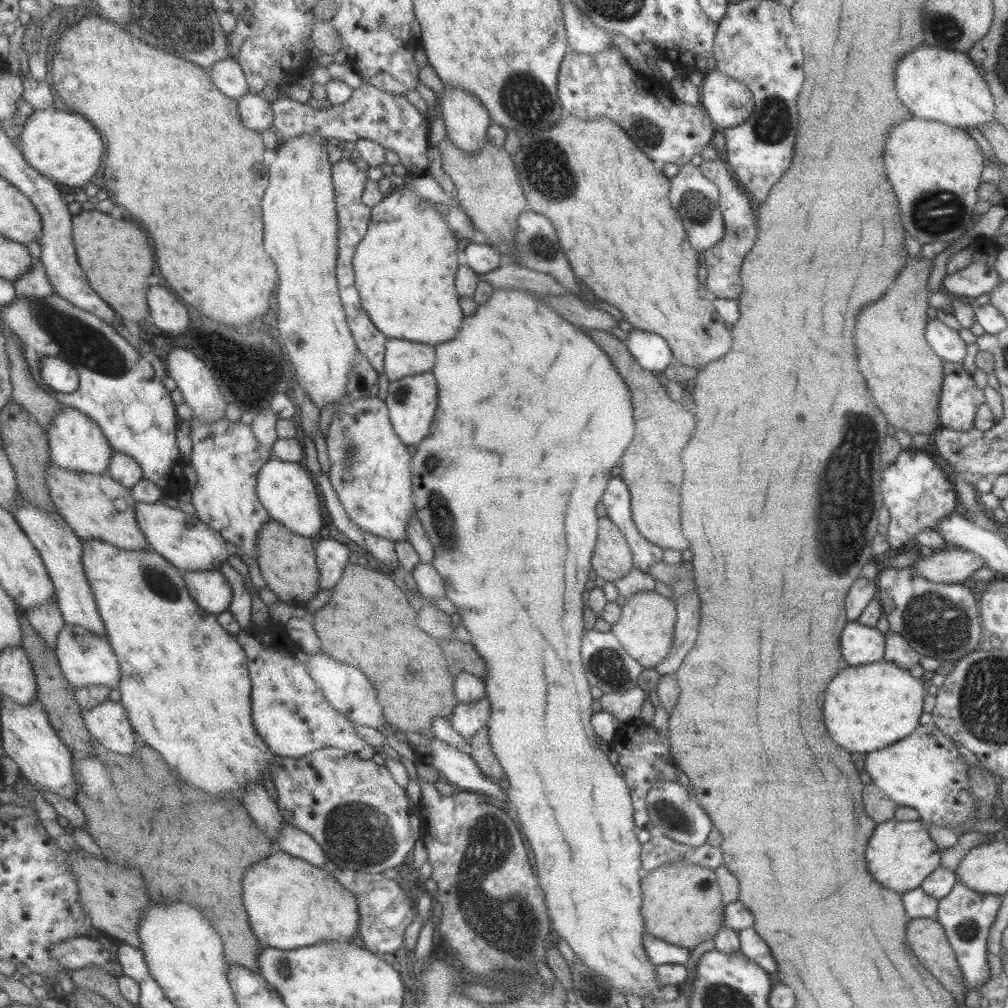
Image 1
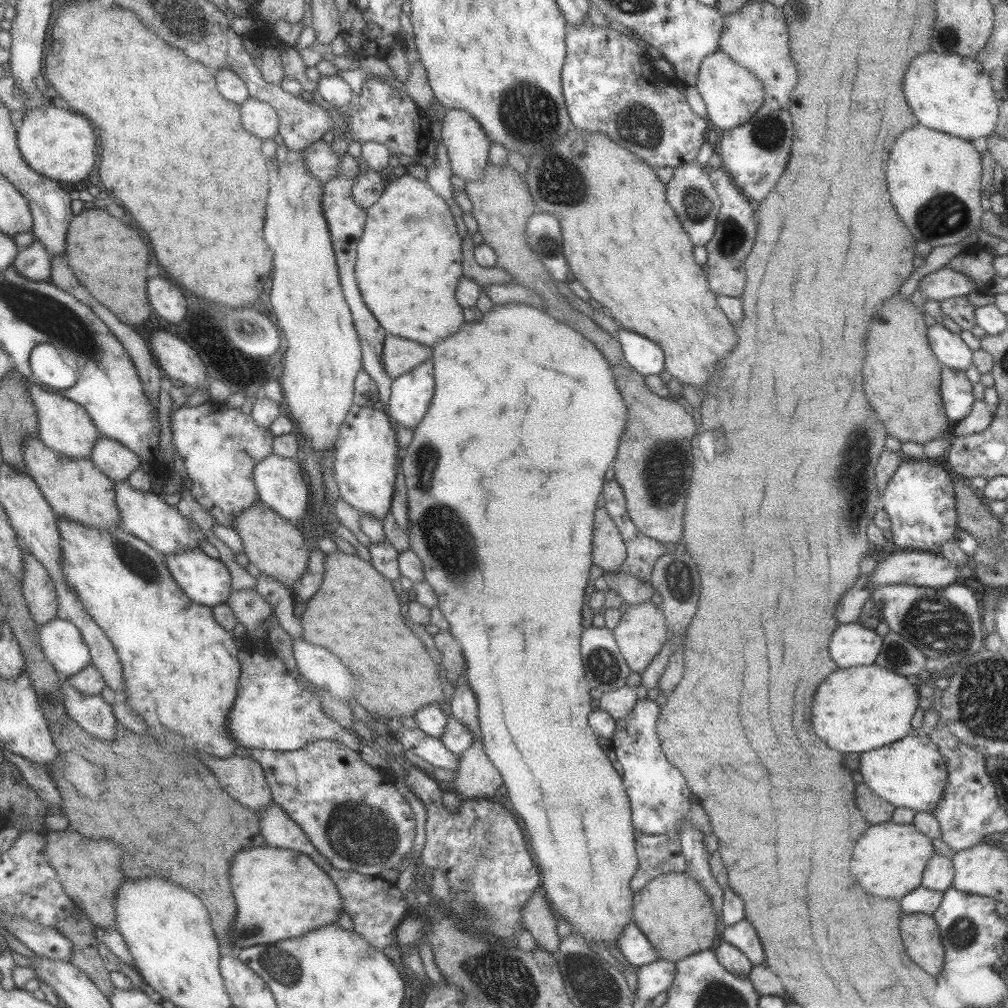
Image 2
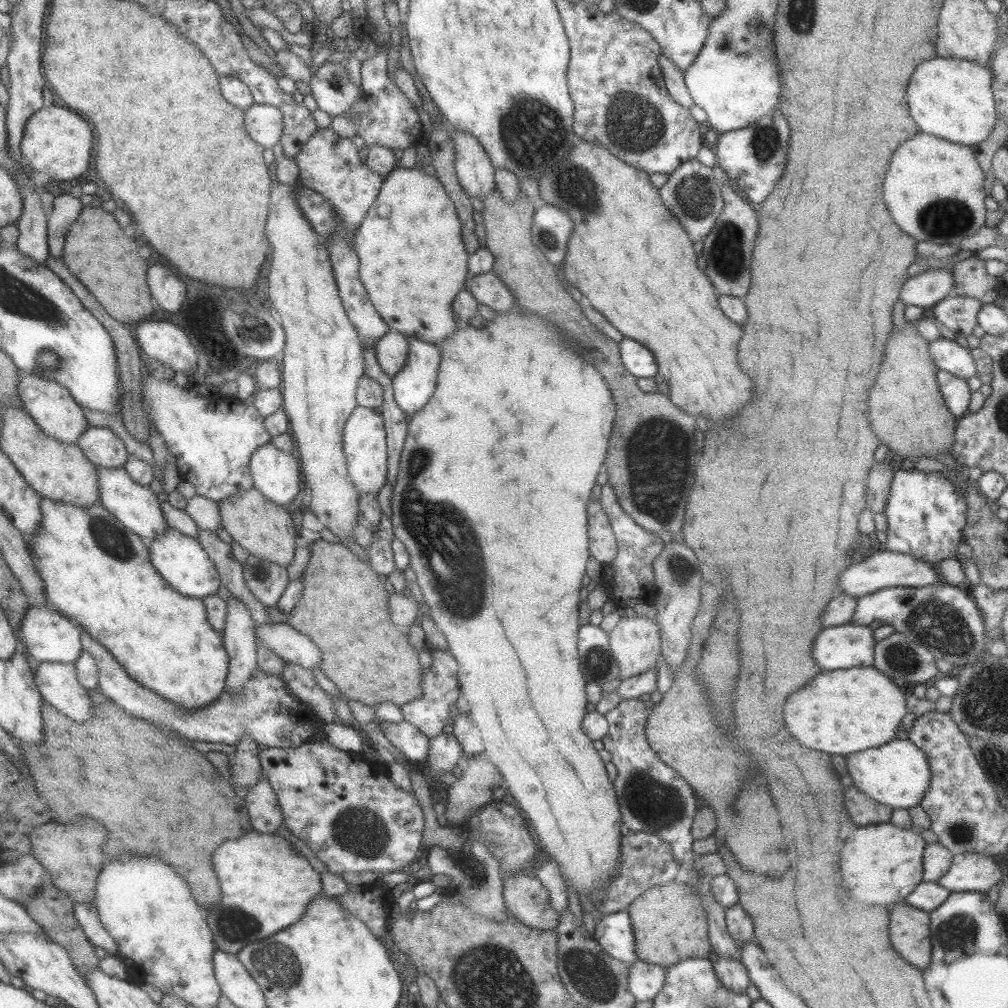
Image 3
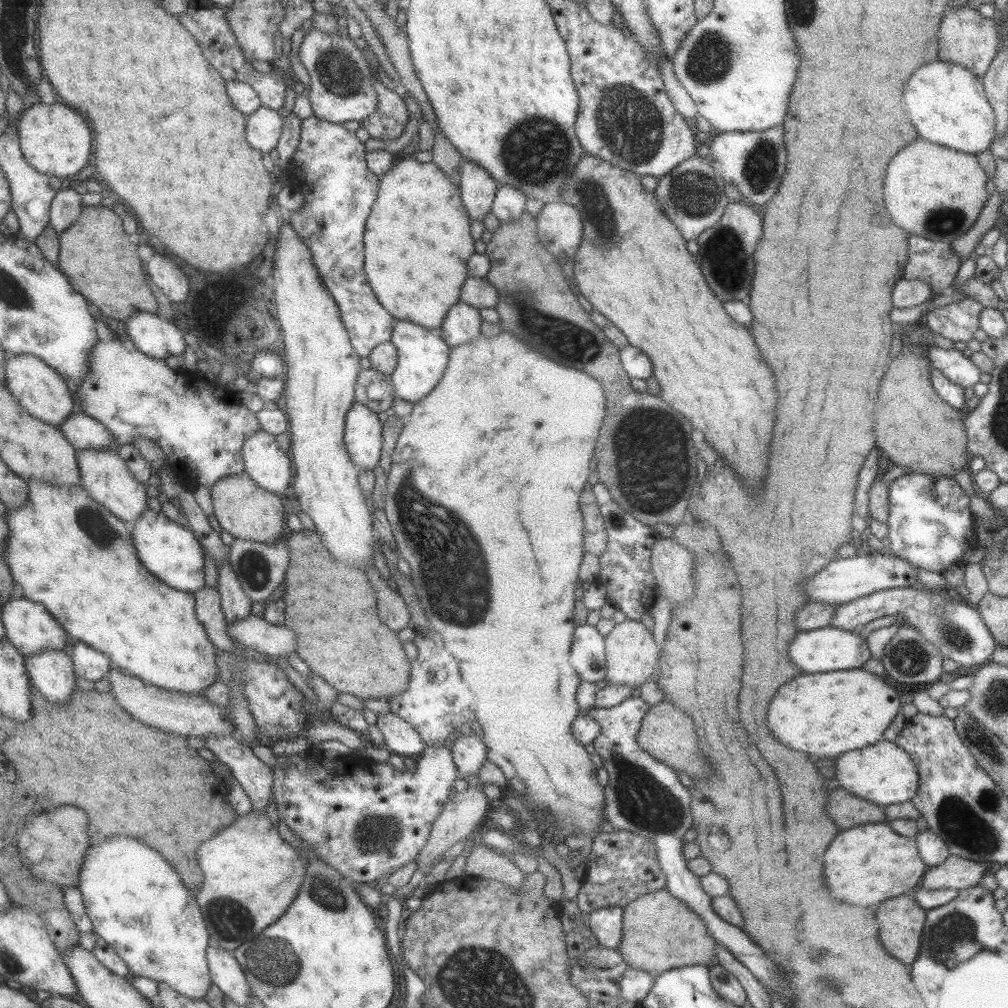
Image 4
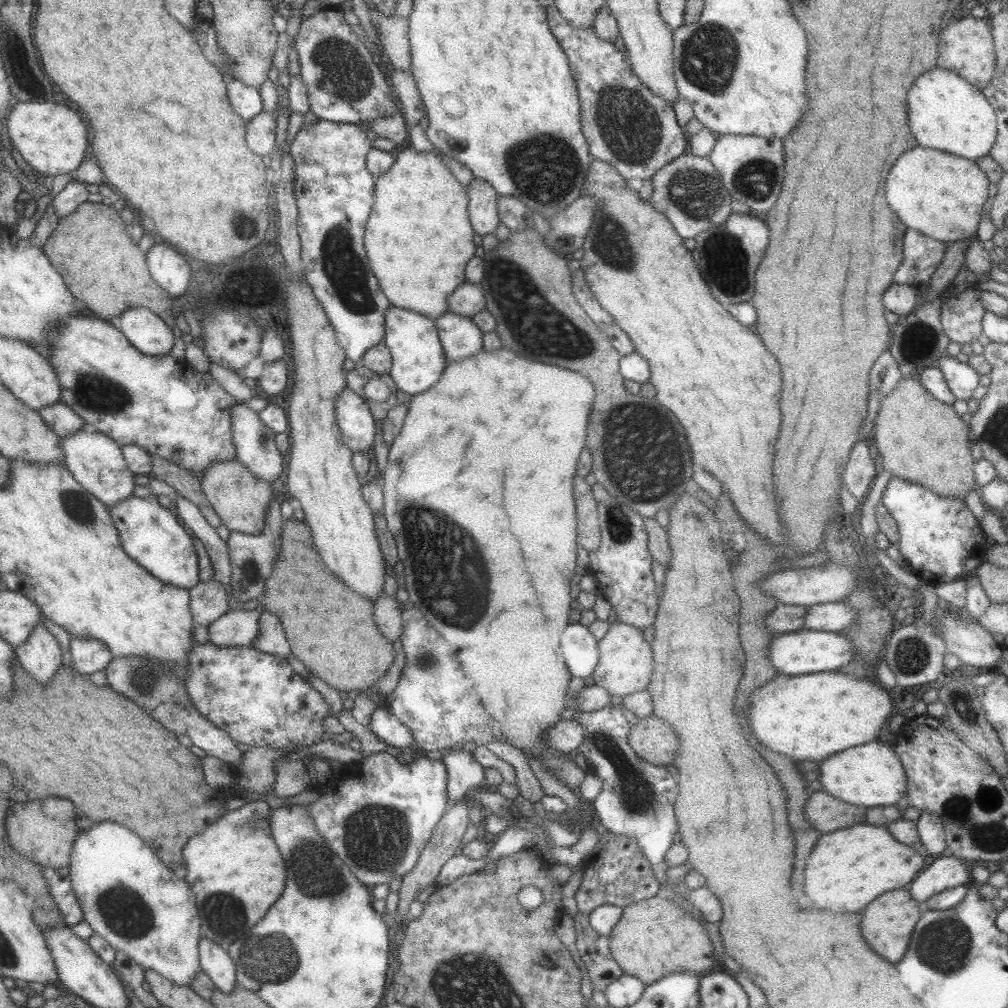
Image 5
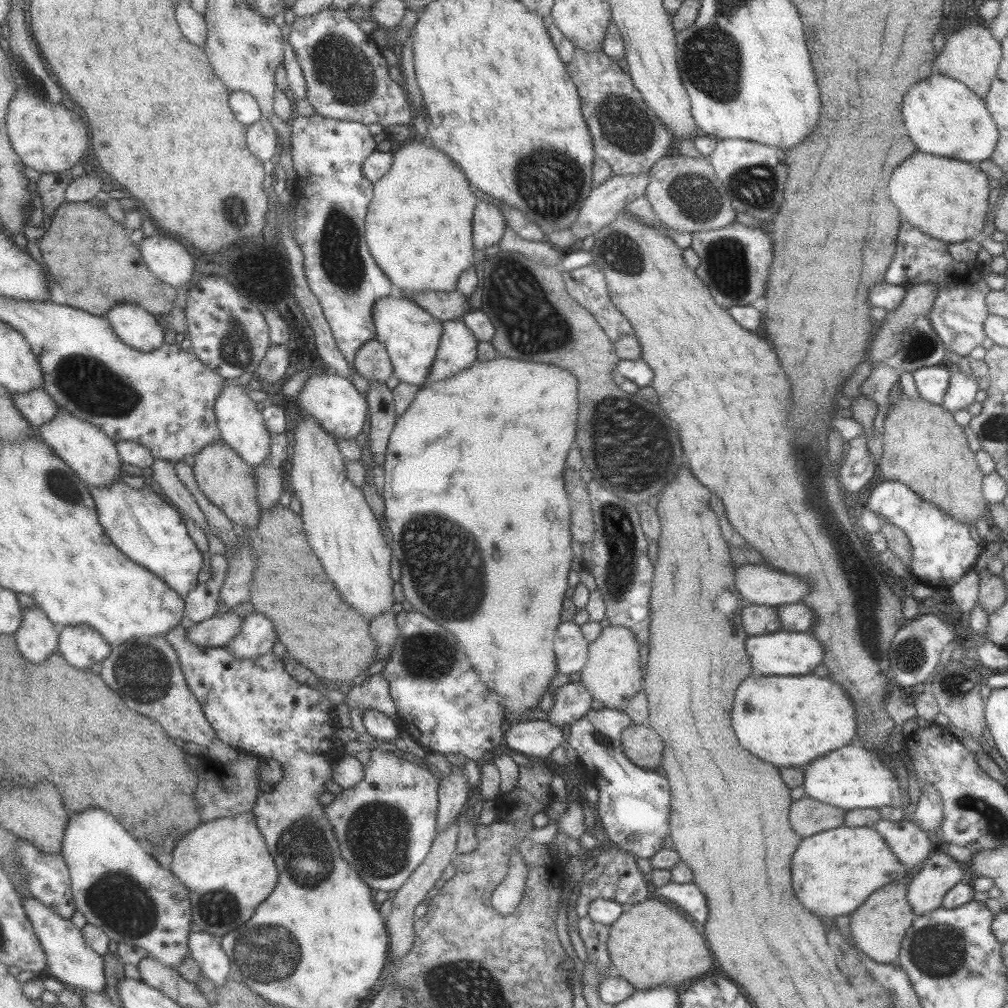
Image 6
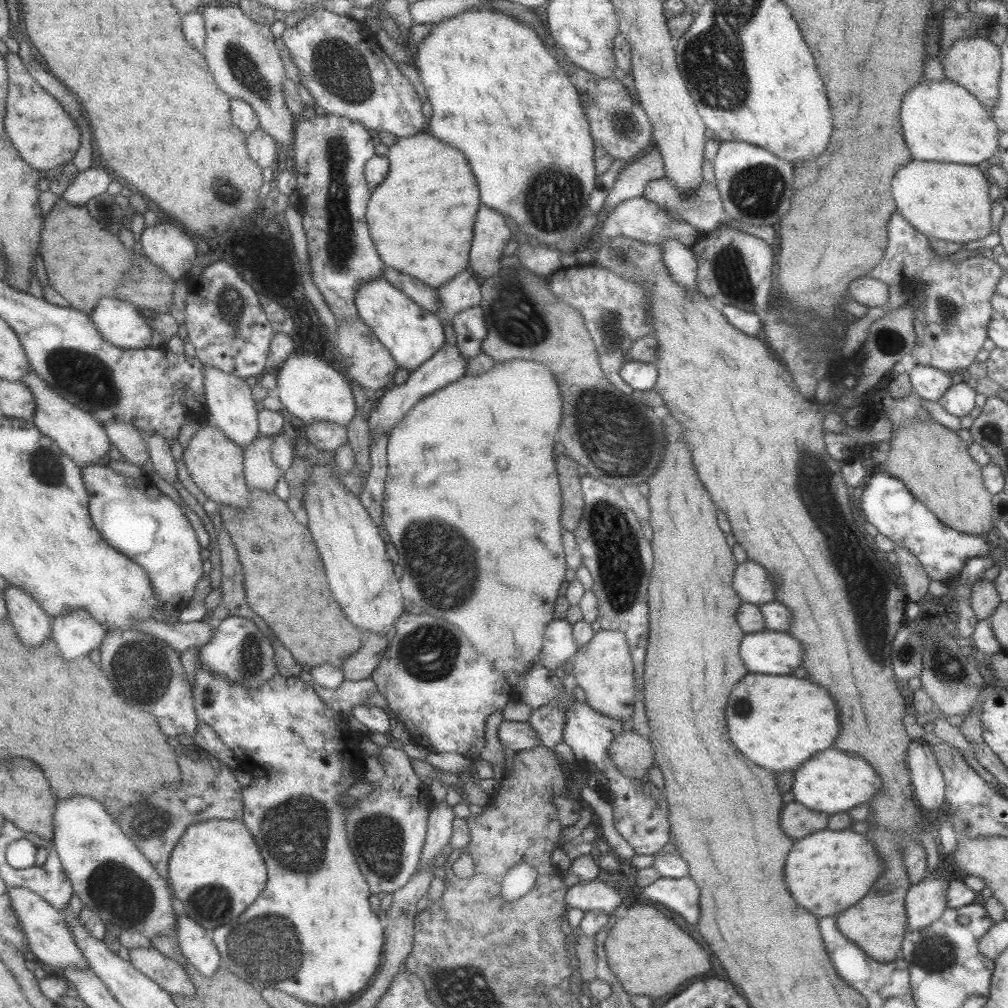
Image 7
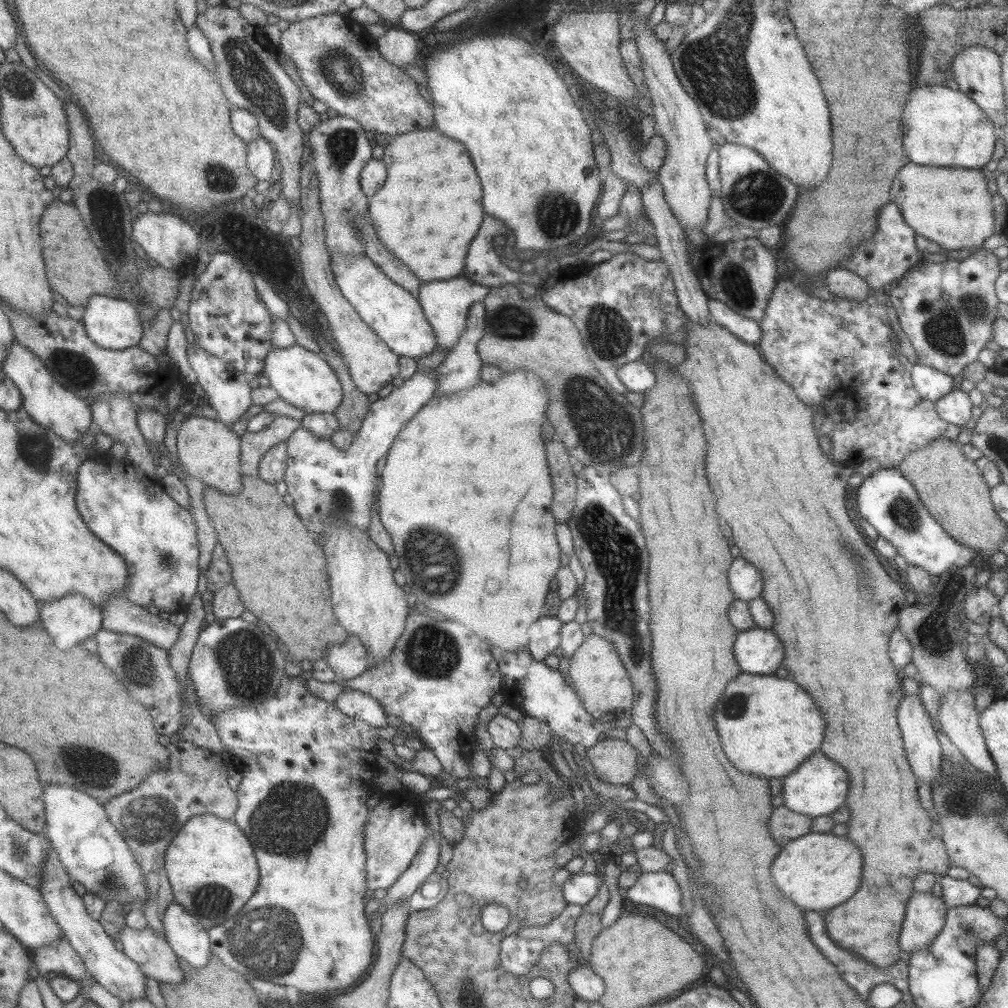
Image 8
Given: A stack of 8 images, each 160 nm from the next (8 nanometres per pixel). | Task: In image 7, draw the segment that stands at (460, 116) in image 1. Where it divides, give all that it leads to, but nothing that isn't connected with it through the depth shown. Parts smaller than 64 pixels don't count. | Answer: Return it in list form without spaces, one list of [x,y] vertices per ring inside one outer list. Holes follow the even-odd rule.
[[[480,204],[473,225],[473,244],[468,255],[468,268],[480,281],[499,273],[499,258],[511,238],[505,217]]]

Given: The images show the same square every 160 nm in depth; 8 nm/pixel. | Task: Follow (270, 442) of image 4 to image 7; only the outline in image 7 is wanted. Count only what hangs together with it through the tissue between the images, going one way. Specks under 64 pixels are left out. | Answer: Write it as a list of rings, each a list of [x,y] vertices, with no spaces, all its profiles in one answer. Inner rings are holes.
[[[202,364],[203,389],[206,412],[211,424],[223,431],[223,434],[241,448],[246,447],[250,440],[259,436],[257,408],[252,399],[251,389],[243,378],[231,376],[222,370]]]

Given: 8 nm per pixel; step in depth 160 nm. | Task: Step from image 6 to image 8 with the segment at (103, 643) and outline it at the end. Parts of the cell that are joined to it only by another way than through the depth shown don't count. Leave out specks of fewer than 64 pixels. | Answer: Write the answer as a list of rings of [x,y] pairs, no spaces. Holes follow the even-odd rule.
[[[71,593],[61,598],[47,602],[38,601],[39,621],[42,627],[50,635],[51,640],[65,650],[72,648],[77,643],[81,643],[85,638],[93,636],[97,630],[101,629],[100,607],[94,605],[91,600],[81,593]]]

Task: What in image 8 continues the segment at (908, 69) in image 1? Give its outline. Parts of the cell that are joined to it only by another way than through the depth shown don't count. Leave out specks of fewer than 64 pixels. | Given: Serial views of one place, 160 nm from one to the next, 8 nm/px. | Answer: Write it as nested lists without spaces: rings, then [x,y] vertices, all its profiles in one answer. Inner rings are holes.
[[[919,86],[913,88],[907,96],[907,102],[903,106],[903,146],[909,162],[923,164],[923,166],[937,167],[961,167],[969,169],[982,169],[993,154],[993,143],[999,135],[998,129],[987,120],[979,107],[967,98],[961,91],[953,91],[947,86]]]

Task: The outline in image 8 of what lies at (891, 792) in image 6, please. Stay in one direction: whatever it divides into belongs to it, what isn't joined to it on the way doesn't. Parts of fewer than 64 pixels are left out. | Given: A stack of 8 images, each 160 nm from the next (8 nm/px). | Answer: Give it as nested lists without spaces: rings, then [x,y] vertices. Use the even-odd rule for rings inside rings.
[[[823,754],[807,758],[791,774],[782,779],[781,796],[782,805],[791,812],[804,814],[815,818],[817,816],[830,815],[839,805],[843,804],[847,796],[847,774],[839,764],[827,760]]]

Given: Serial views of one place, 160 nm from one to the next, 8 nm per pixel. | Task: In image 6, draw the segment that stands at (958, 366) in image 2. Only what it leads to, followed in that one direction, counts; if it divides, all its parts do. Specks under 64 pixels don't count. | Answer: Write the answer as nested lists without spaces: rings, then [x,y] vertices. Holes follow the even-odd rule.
[[[950,372],[949,385],[945,396],[942,398],[942,408],[955,412],[955,410],[966,409],[978,392],[978,380],[971,376],[965,376],[961,372]]]

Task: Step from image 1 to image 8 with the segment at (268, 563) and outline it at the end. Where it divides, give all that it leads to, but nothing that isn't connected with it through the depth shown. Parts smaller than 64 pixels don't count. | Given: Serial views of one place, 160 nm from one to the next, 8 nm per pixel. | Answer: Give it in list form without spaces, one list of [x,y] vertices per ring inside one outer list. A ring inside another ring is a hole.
[[[185,415],[176,430],[176,455],[188,476],[222,493],[236,495],[241,488],[239,437],[214,416]]]

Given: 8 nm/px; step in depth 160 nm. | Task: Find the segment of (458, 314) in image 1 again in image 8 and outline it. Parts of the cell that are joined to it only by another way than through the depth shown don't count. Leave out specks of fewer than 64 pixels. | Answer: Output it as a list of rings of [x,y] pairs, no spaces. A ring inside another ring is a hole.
[[[429,127],[395,135],[382,150],[386,179],[367,202],[379,242],[420,282],[463,275],[467,246],[484,215],[479,178],[463,144]]]

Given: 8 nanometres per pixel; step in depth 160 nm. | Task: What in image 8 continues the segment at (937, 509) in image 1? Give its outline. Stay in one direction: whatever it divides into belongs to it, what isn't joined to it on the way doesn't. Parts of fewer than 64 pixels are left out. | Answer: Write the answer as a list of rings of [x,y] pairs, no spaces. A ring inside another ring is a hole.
[[[875,469],[853,491],[856,493],[859,516],[877,531],[879,537],[895,547],[896,554],[903,556],[907,565],[915,565],[930,575],[939,576],[952,566],[969,565],[971,558],[977,555],[970,548],[955,542],[941,528],[923,506],[911,482],[900,470]]]

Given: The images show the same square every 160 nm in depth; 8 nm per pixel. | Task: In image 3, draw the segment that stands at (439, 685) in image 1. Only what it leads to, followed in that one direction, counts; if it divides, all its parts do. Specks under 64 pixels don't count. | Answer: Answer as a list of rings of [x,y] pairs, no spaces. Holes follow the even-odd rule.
[[[318,539],[309,543],[307,550],[308,562],[300,575],[302,591],[297,604],[287,615],[286,622],[295,630],[309,636],[311,642],[319,648],[321,656],[318,668],[331,680],[343,697],[361,701],[372,707],[383,701],[392,702],[400,707],[418,697],[422,667],[417,663],[417,650],[405,640],[406,635],[403,636],[405,630],[395,628],[396,625],[391,624],[387,618],[390,590],[388,585],[381,583],[369,564],[363,562],[341,543]]]

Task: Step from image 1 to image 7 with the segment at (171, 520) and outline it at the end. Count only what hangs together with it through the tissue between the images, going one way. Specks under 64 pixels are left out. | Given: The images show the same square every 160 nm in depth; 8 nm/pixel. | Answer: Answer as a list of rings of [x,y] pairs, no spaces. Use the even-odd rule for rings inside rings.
[[[33,369],[27,371],[26,375],[21,378],[21,383],[31,390],[34,397],[35,408],[32,420],[35,426],[44,435],[51,437],[58,444],[58,447],[79,466],[98,465],[97,458],[107,454],[110,444],[100,422],[95,420],[87,411],[71,404],[71,401],[53,392]]]

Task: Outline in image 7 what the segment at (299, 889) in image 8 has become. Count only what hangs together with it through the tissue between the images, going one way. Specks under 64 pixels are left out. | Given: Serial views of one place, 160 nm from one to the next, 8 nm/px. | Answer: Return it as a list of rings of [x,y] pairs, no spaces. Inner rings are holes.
[[[198,660],[195,663],[195,680],[191,687],[194,698],[194,711],[199,721],[209,726],[219,740],[233,751],[234,759],[243,762],[243,766],[251,768],[251,782],[241,788],[241,799],[243,799],[242,815],[240,820],[247,827],[249,834],[257,844],[258,851],[261,852],[263,863],[265,863],[266,883],[263,890],[257,894],[255,900],[245,908],[245,912],[238,914],[233,920],[209,931],[213,944],[220,954],[220,964],[229,972],[236,974],[241,980],[252,984],[254,987],[271,986],[281,992],[286,992],[287,996],[293,996],[300,1002],[313,1006],[343,1006],[347,1007],[353,1000],[353,996],[359,998],[359,994],[369,986],[377,966],[379,966],[379,956],[381,956],[381,946],[383,946],[384,922],[377,918],[367,901],[370,895],[365,877],[359,872],[355,864],[355,856],[351,854],[349,842],[347,842],[347,832],[345,832],[346,807],[339,804],[339,799],[346,796],[345,791],[358,781],[362,781],[364,772],[364,752],[358,748],[360,741],[366,739],[367,733],[362,733],[357,729],[349,728],[346,715],[331,710],[313,692],[312,686],[300,680],[299,677],[281,676],[279,673],[267,682],[264,682],[255,690],[245,690],[239,682],[229,682],[222,674],[213,674],[206,668],[200,666]]]

